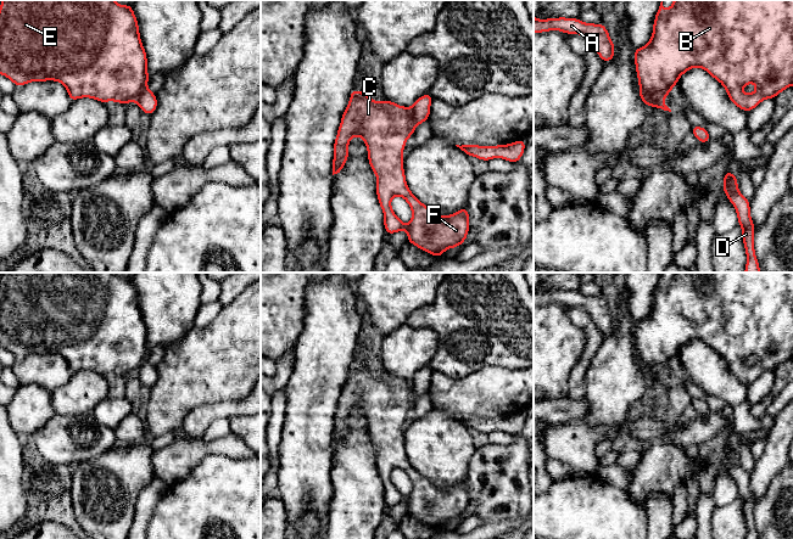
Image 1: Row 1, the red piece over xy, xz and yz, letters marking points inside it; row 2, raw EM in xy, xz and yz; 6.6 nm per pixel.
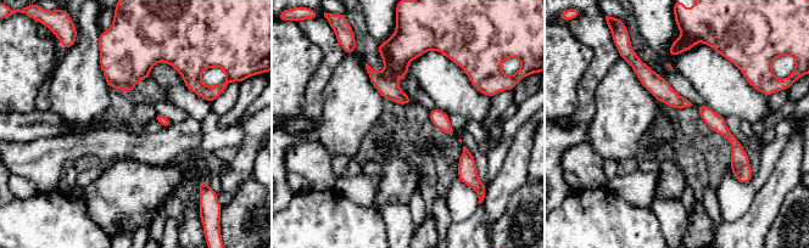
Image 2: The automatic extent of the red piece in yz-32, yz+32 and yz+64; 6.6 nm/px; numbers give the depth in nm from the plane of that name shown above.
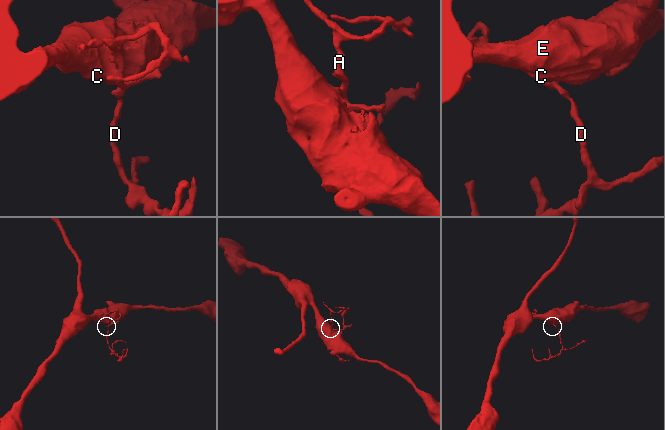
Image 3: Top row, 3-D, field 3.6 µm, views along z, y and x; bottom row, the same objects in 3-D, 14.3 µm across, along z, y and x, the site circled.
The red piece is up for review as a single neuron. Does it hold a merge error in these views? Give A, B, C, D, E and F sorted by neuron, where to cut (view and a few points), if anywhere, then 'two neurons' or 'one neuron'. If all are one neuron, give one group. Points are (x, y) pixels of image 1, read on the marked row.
A D / B C E F | yz (640, 88), (663, 99) | two neurons

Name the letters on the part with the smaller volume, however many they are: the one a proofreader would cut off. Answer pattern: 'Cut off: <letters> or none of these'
Cut off: A, D

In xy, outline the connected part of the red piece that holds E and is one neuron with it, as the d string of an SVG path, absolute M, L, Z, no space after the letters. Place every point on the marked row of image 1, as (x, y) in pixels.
M2 0L0 5L0 74L16 86L30 82L62 83L71 101L91 97L100 102L129 103L146 89L147 57L138 19L130 5L113 0Z

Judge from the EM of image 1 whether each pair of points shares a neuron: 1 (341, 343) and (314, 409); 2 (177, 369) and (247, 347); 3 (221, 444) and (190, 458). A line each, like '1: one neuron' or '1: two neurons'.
1: one neuron
2: one neuron
3: one neuron

